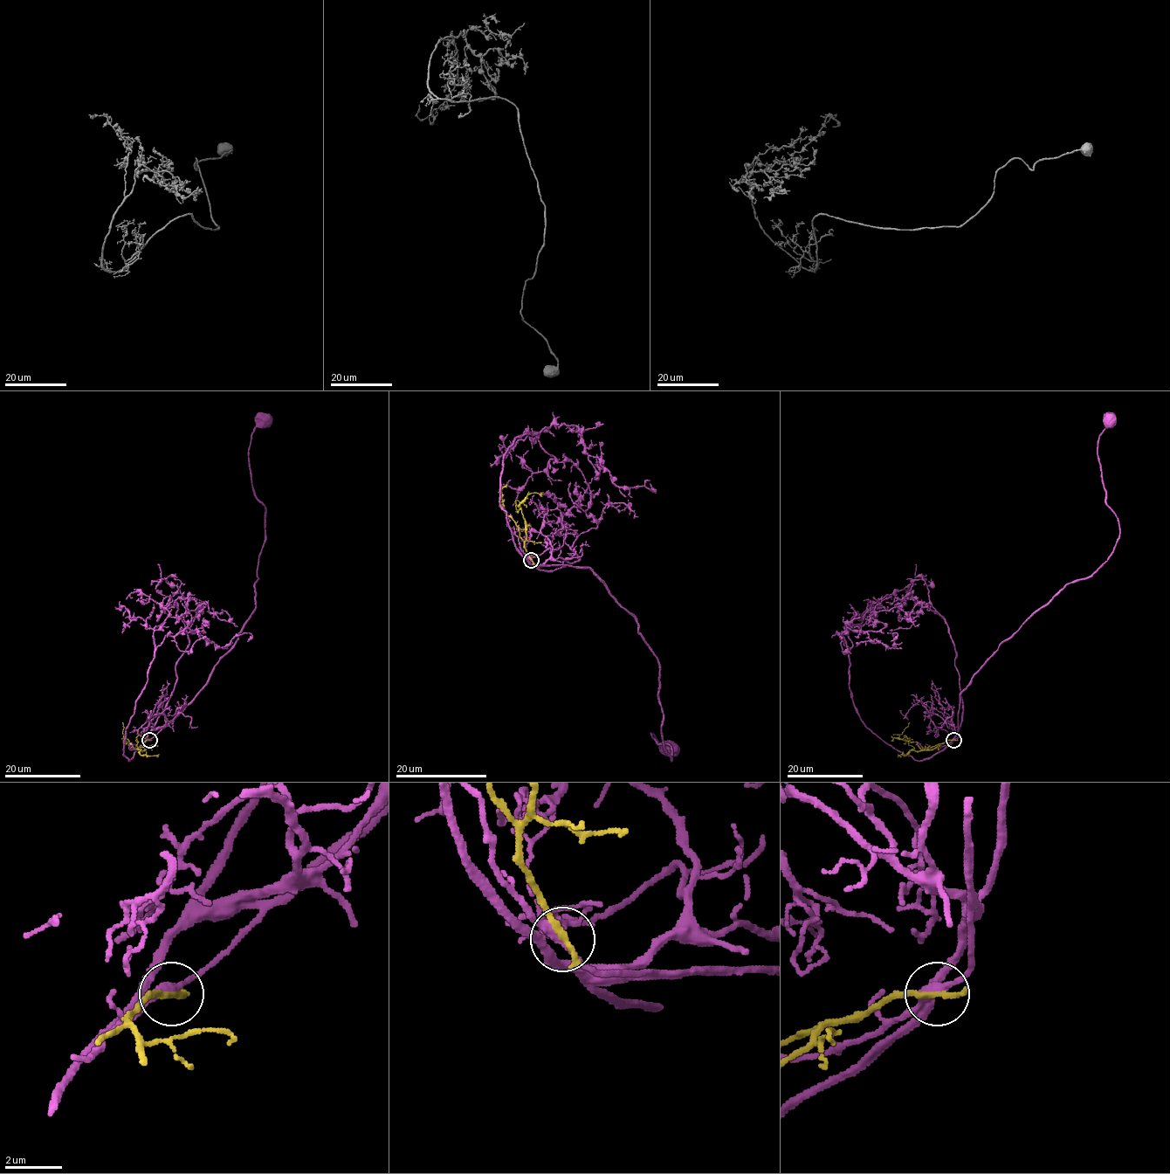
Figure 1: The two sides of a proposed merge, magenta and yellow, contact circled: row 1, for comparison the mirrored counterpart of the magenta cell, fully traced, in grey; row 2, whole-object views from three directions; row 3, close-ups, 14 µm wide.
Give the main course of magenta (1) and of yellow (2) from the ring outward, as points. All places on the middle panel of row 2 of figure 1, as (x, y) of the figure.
1: (531, 559), (588, 568), (635, 619), (657, 659), (661, 738), (671, 760), (670, 745), (651, 734), (670, 744)
2: (531, 559), (518, 526), (505, 514), (499, 494), (498, 507)

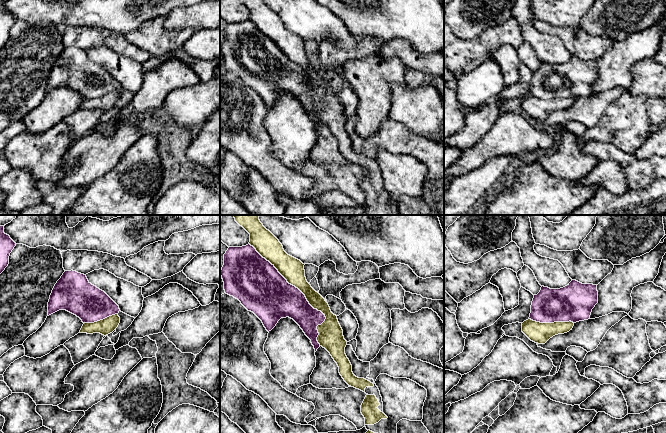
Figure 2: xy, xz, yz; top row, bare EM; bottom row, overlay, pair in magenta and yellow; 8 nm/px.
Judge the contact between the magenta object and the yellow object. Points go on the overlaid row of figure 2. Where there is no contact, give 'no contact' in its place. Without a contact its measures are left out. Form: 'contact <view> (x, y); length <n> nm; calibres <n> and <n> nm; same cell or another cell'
contact xz (303, 294); length 1000 nm; calibres 360 and 190 nm; another cell

